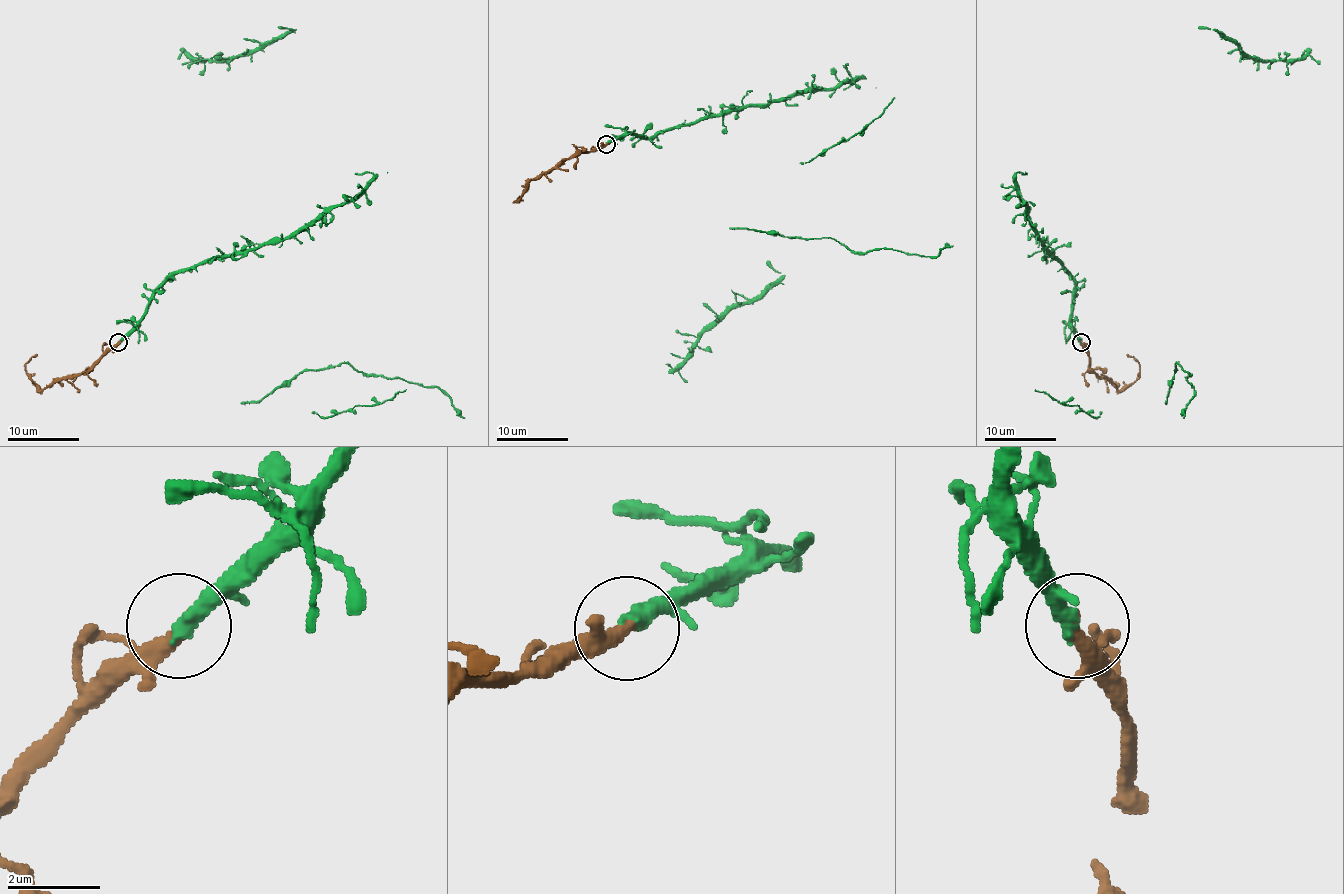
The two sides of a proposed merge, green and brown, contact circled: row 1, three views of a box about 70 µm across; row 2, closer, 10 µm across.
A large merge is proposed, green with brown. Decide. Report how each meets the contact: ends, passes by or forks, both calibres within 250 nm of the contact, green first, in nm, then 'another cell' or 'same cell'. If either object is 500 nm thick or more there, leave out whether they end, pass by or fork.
green ends; brown ends; calibres 360 and 400 nm; same cell

